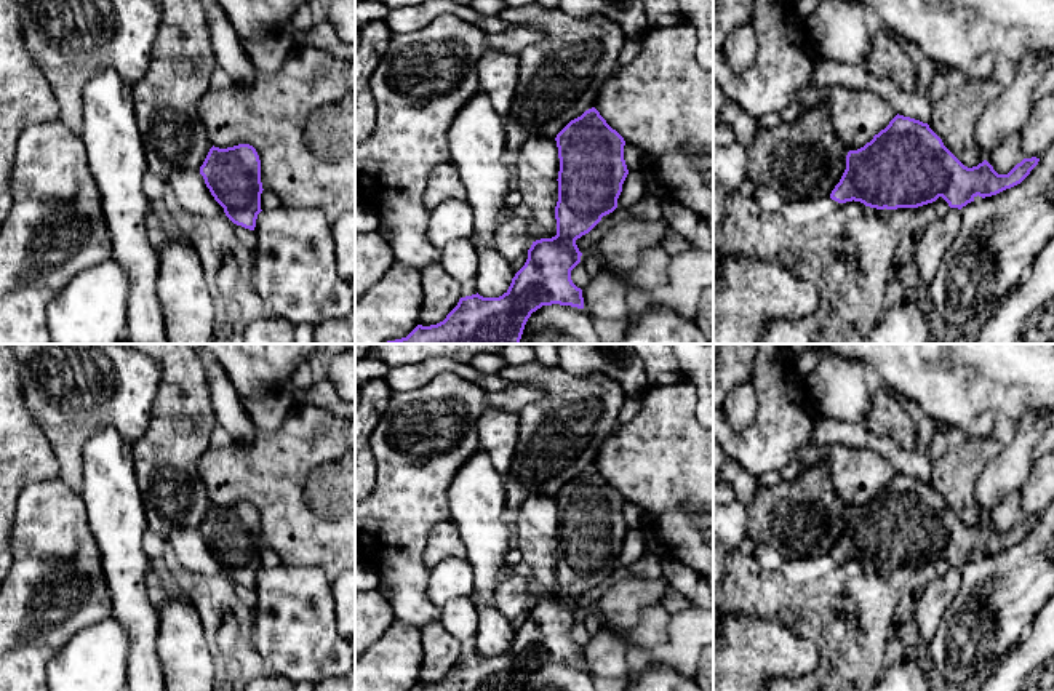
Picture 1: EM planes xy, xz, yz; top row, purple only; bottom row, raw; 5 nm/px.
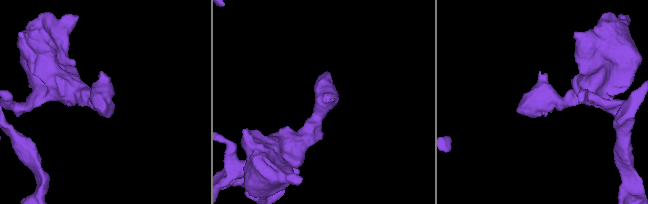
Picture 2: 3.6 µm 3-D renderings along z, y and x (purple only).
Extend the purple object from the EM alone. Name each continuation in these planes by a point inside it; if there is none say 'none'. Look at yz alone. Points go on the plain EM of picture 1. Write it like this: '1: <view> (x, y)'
1: yz (802, 519)

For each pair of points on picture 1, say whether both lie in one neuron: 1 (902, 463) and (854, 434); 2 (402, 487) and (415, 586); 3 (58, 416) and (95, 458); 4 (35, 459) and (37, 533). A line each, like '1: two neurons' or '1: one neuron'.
1: one neuron
2: one neuron
3: two neurons
4: two neurons

